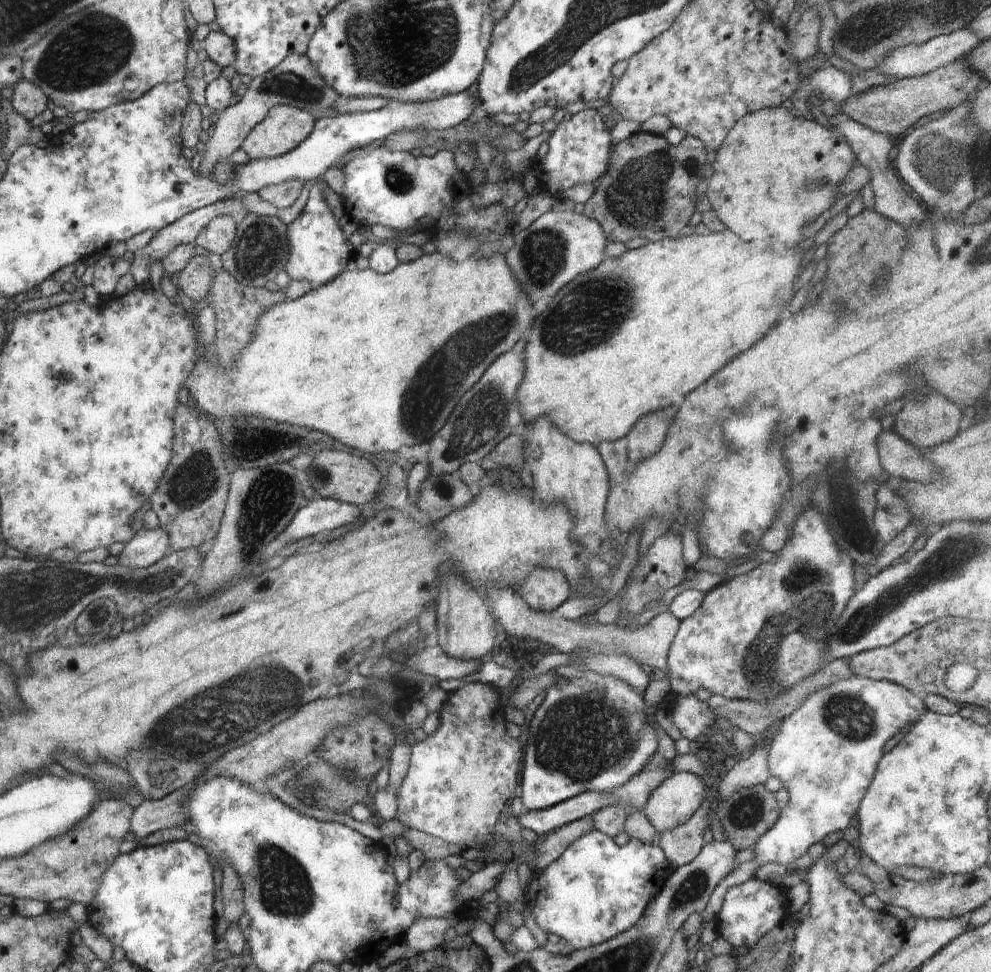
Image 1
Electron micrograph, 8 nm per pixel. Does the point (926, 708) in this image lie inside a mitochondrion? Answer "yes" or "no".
no

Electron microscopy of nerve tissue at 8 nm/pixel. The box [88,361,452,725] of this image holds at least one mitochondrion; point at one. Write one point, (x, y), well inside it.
(267, 500)

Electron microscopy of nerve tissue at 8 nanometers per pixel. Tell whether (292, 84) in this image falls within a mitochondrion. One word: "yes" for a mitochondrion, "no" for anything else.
yes

